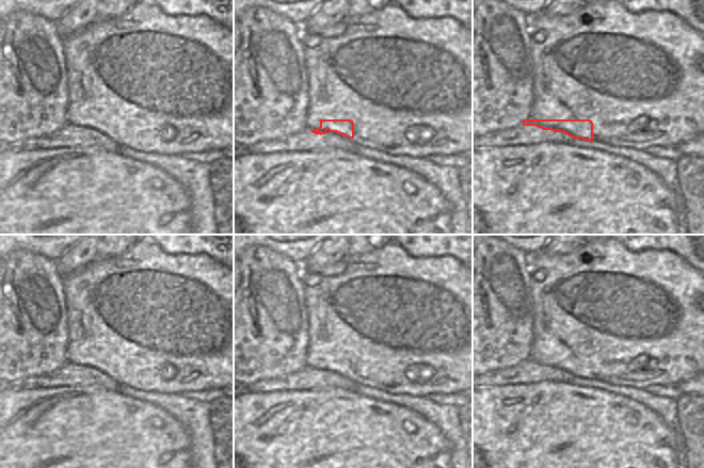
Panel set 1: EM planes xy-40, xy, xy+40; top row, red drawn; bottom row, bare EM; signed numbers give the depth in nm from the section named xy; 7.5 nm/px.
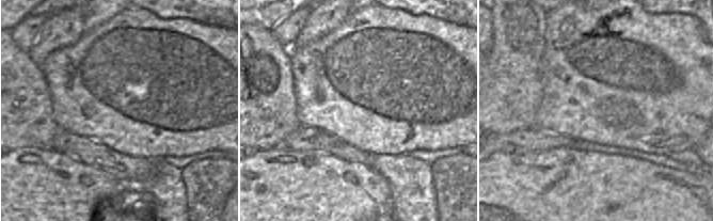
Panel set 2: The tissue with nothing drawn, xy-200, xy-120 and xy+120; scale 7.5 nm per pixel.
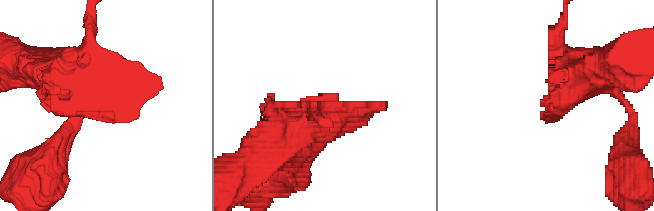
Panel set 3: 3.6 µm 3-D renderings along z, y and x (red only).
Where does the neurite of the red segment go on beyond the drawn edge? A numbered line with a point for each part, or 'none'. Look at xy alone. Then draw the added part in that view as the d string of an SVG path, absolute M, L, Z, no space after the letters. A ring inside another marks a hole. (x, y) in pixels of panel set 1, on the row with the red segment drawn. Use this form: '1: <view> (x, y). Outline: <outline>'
1: xy (340, 141). Outline: M326 131L325 134L321 134L321 138L337 147L347 149L349 151L354 151L354 139L349 139L342 134L336 132Z

